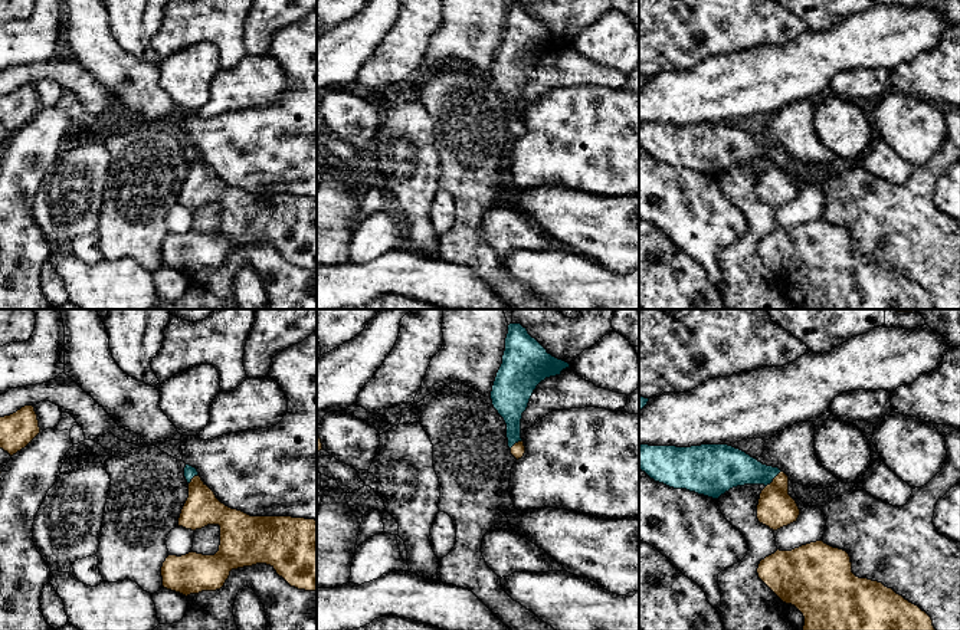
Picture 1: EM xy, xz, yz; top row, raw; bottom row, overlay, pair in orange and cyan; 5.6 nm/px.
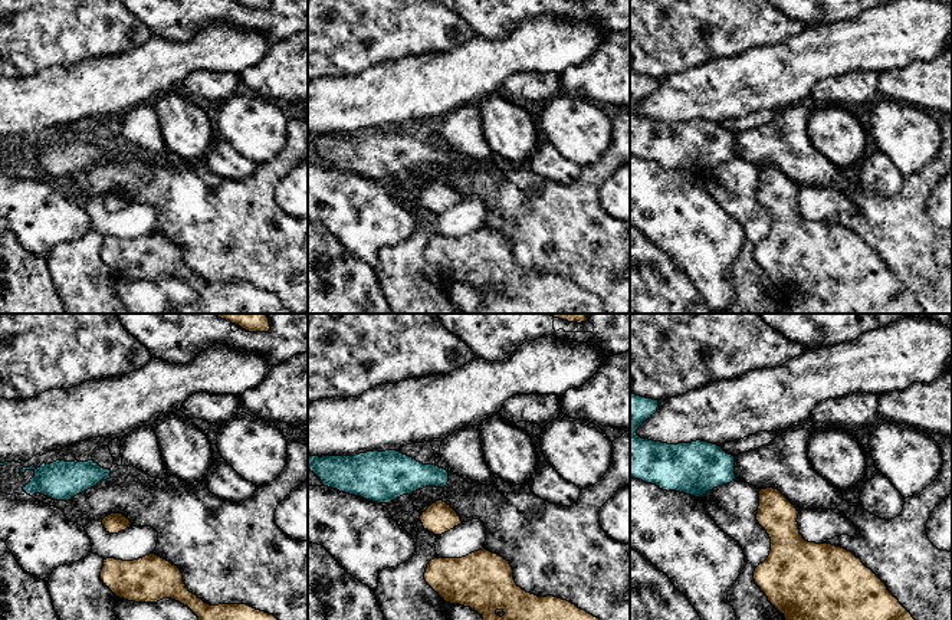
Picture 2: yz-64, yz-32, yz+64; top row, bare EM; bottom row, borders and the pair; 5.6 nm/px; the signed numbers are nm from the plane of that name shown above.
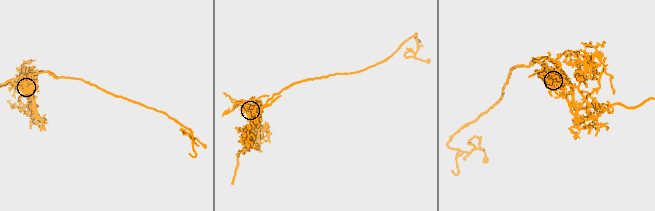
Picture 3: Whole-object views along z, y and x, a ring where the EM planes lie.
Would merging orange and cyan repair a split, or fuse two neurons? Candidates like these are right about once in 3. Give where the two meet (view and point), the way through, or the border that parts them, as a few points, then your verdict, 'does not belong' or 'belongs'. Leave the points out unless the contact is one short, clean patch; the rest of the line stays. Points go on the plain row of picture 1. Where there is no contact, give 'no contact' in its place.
contact yz (773, 157); way yz (776, 186), (773, 157), (767, 153), (730, 145); belongs

